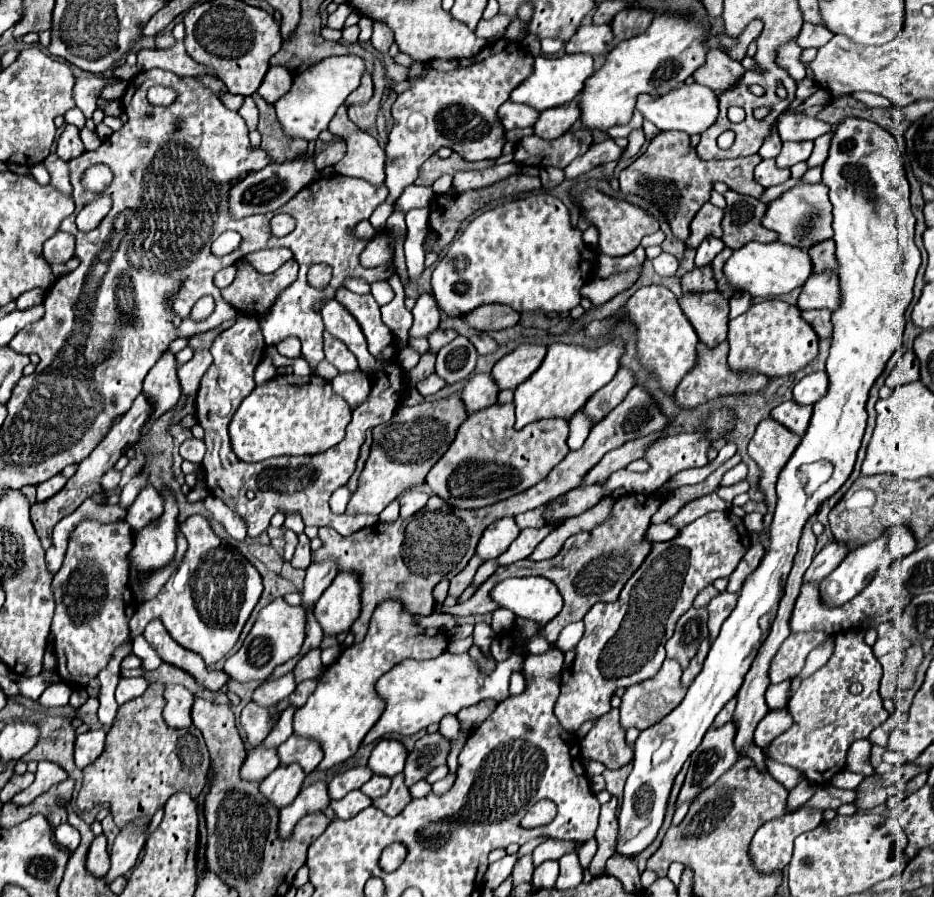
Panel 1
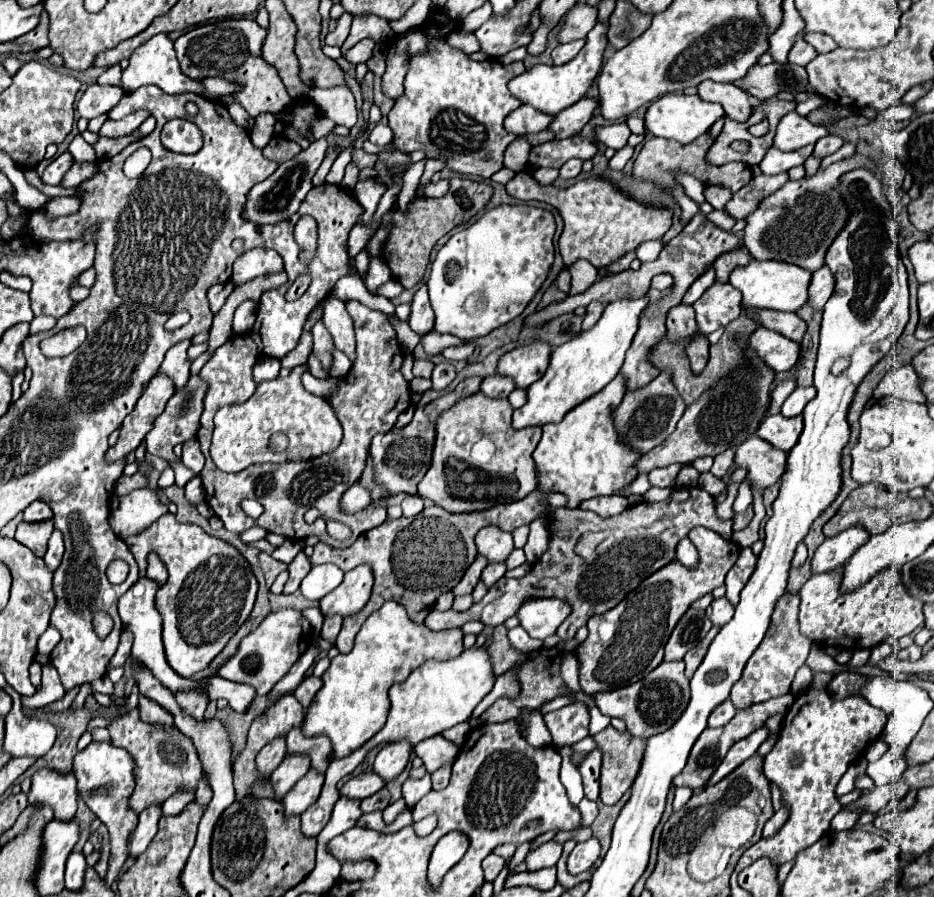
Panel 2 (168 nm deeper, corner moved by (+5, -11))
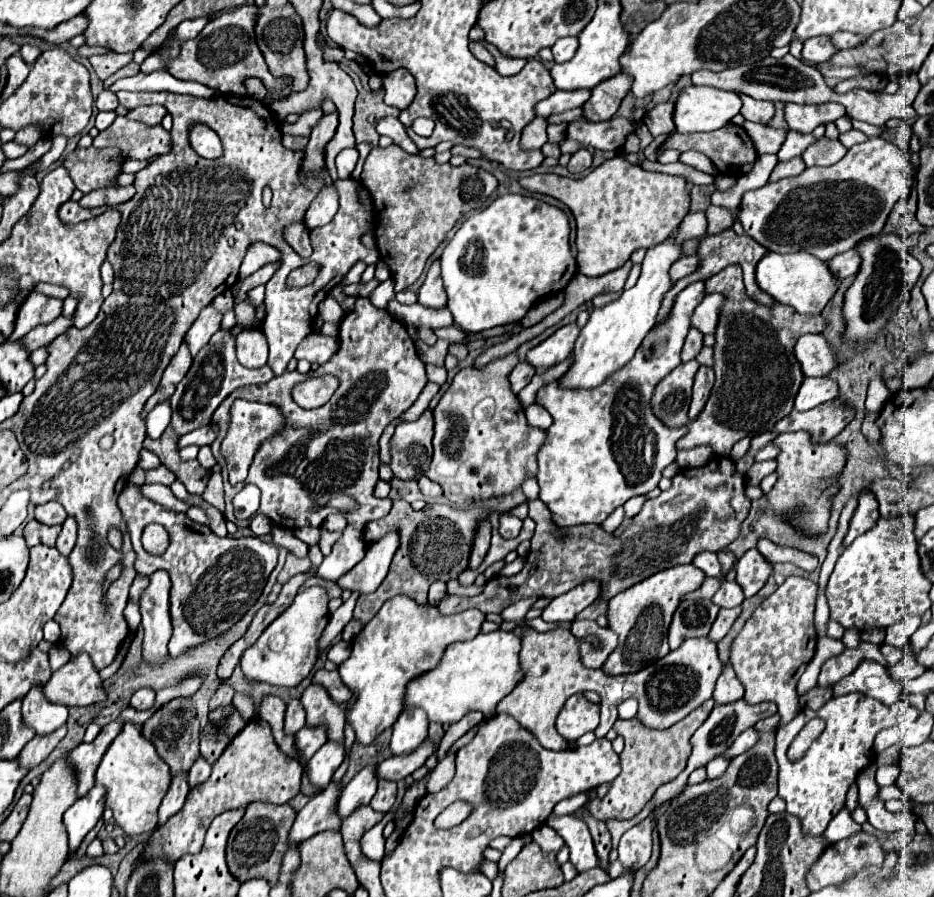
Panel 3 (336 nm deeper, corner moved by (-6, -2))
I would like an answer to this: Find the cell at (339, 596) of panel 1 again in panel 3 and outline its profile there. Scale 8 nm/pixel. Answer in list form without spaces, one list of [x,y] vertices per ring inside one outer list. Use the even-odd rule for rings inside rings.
[[[390,531],[382,539],[370,543],[366,557],[356,567],[352,567],[348,573],[344,573],[338,579],[338,585],[342,589],[360,591],[360,593],[376,591],[376,587],[384,581],[390,569],[390,563],[392,563],[392,557],[398,545],[400,545],[398,531]]]

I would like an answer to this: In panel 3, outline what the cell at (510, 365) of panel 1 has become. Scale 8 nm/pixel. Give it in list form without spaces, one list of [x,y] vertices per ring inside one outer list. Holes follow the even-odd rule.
[[[576,323],[564,325],[554,335],[550,335],[546,341],[542,341],[538,347],[528,351],[526,361],[534,365],[536,369],[550,369],[556,363],[562,363],[570,353],[580,335],[580,327]]]

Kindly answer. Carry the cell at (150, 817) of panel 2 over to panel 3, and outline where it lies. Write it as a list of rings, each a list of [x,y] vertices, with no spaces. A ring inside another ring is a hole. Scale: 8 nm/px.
[[[180,773],[180,775],[172,777],[172,785],[170,785],[166,797],[162,799],[162,805],[160,805],[160,811],[158,811],[160,823],[166,823],[168,817],[176,815],[176,813],[182,809],[188,791],[190,791],[190,785],[188,785],[188,773]]]

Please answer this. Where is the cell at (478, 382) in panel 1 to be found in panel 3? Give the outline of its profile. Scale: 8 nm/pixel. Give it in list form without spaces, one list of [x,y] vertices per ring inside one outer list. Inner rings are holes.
[[[518,363],[512,373],[510,373],[510,383],[512,383],[512,391],[514,393],[520,393],[528,383],[530,379],[534,377],[536,369],[530,365],[530,363]]]

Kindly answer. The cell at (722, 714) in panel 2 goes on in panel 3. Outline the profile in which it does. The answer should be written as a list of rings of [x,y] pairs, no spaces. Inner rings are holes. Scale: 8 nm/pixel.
[[[724,667],[718,681],[716,681],[714,701],[724,705],[724,703],[734,703],[734,701],[738,701],[742,697],[744,697],[744,687],[738,681],[736,673],[732,671],[732,667]]]

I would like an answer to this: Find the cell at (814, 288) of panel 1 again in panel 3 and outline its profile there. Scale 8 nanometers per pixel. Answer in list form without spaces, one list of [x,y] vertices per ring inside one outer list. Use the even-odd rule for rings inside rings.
[[[850,249],[850,251],[844,251],[844,253],[836,255],[828,265],[838,275],[838,279],[846,279],[848,275],[858,273],[860,263],[862,263],[862,259],[860,259],[858,251],[856,249]]]

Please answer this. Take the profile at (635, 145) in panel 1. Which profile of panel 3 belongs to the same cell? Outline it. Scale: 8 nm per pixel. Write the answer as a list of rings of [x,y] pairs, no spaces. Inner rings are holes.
[[[666,101],[662,105],[656,105],[654,109],[650,109],[646,115],[644,115],[644,125],[648,127],[648,131],[658,137],[658,135],[666,135],[666,133],[672,133],[674,131],[674,123],[672,123],[672,107],[674,107],[674,101]]]

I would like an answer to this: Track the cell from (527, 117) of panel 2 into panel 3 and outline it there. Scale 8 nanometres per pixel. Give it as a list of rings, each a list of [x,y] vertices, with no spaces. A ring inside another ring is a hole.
[[[556,91],[548,99],[544,99],[536,105],[536,115],[550,117],[554,113],[582,107],[582,103],[586,103],[588,99],[590,99],[590,91]]]

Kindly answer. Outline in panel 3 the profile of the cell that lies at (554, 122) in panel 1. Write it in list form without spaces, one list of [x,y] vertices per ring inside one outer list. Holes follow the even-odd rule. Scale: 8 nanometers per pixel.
[[[618,73],[612,79],[596,85],[592,97],[584,103],[584,119],[588,121],[608,121],[620,107],[620,101],[632,87],[632,77]]]

